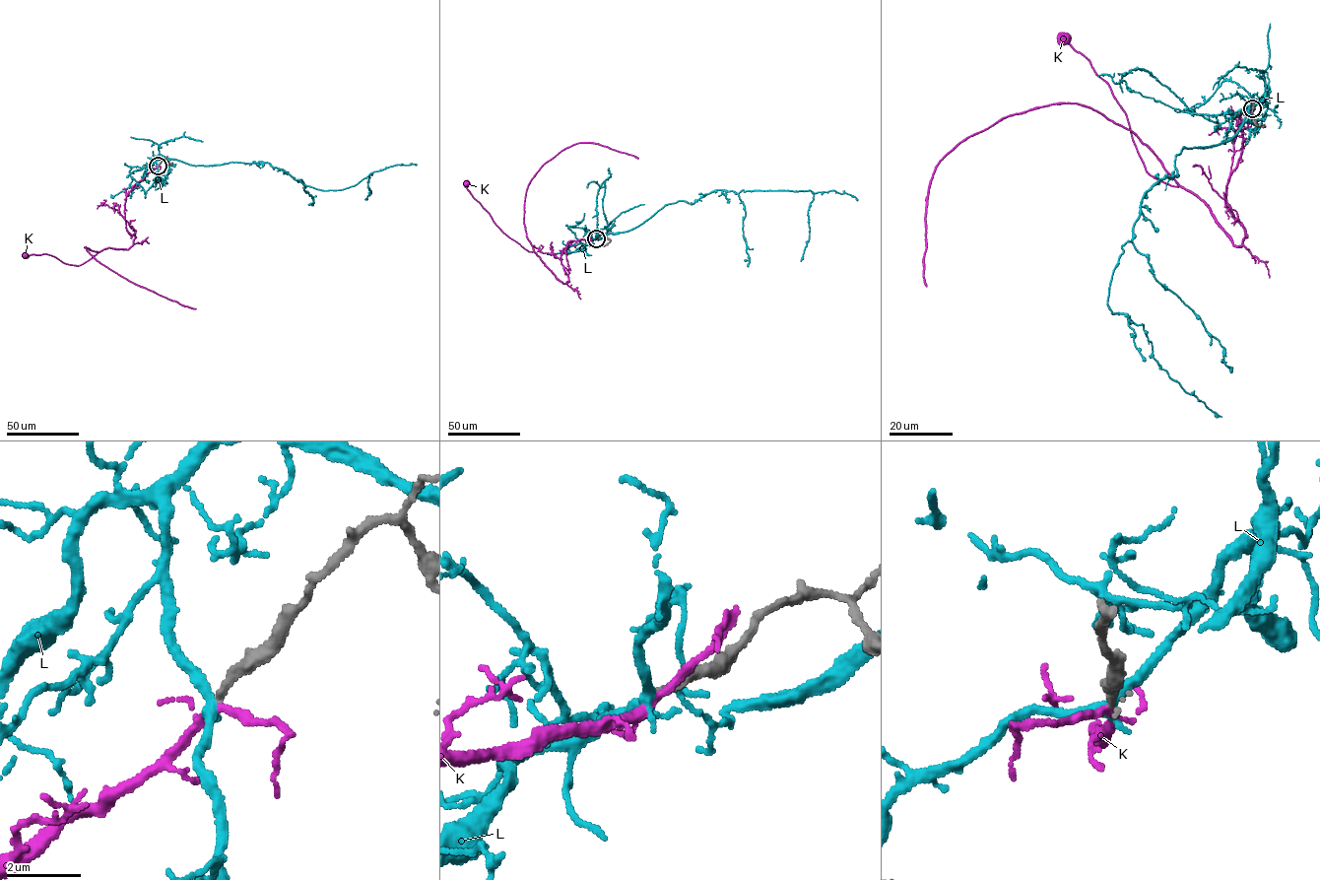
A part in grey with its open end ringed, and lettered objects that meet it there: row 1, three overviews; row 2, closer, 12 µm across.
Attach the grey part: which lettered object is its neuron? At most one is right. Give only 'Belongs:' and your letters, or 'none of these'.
Belongs: K

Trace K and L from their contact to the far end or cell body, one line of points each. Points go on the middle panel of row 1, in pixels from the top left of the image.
K: (596, 238), (573, 240), (563, 250), (560, 258), (568, 280), (562, 283), (540, 257), (503, 233), (466, 183)
L: (596, 237), (633, 229), (666, 205), (693, 203), (714, 190), (809, 190), (814, 194), (809, 239), (801, 261)

